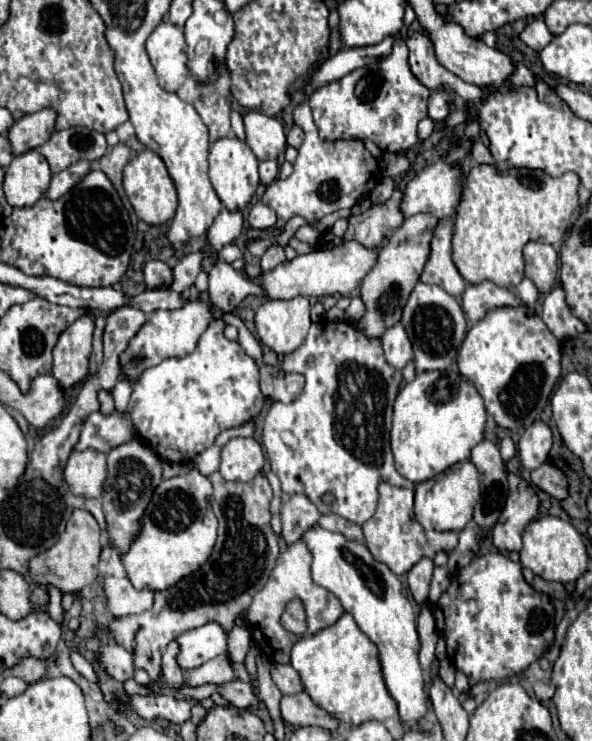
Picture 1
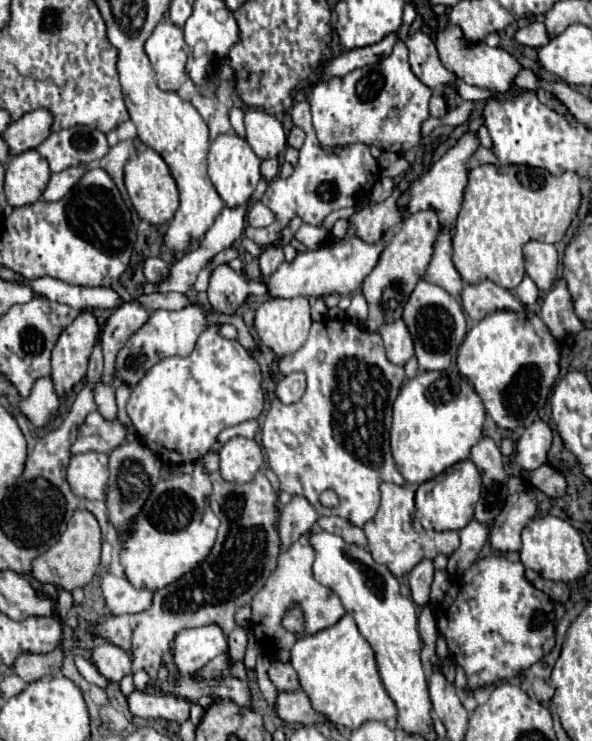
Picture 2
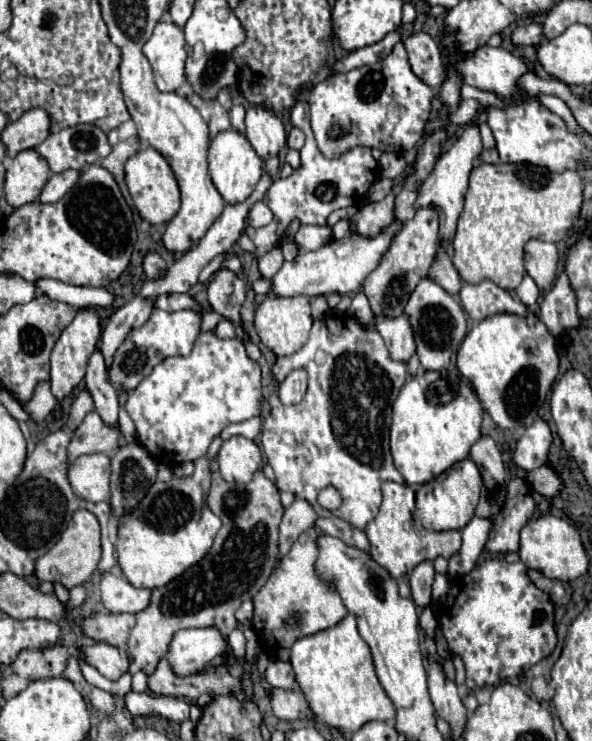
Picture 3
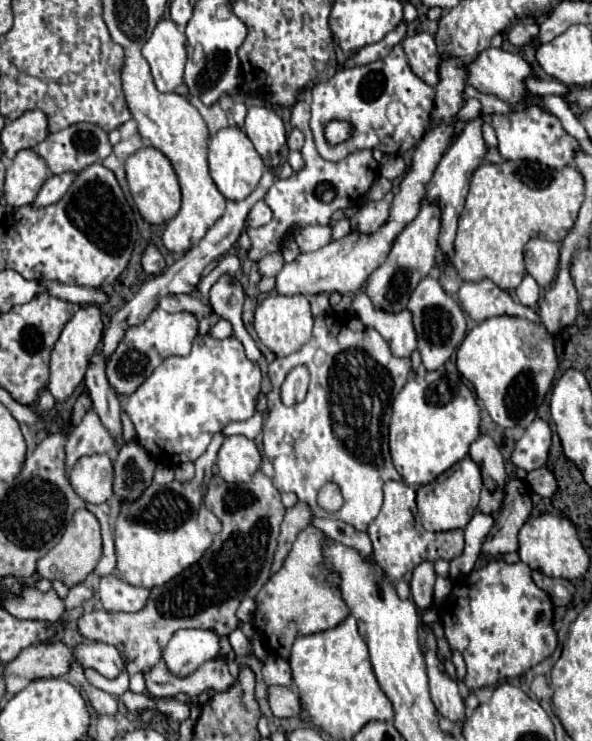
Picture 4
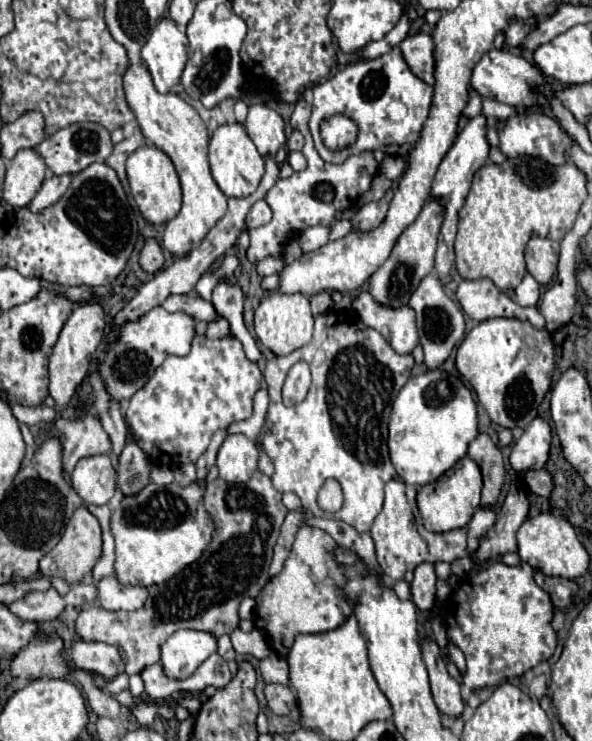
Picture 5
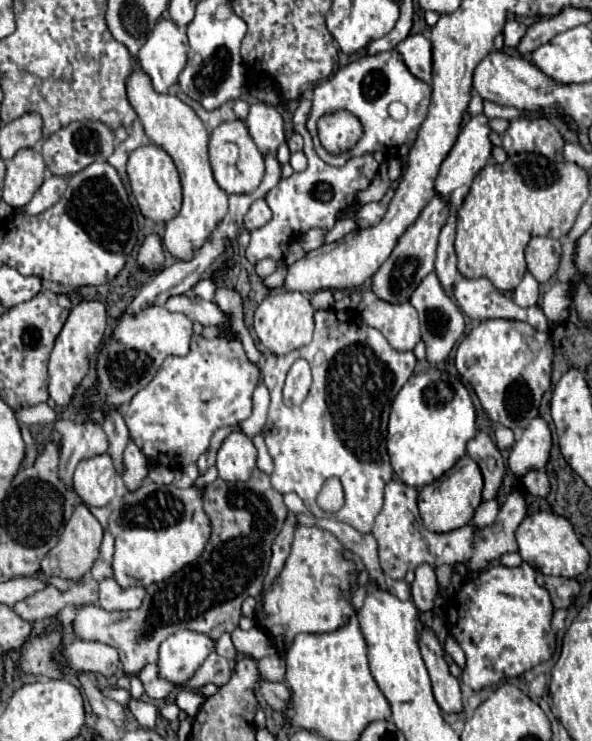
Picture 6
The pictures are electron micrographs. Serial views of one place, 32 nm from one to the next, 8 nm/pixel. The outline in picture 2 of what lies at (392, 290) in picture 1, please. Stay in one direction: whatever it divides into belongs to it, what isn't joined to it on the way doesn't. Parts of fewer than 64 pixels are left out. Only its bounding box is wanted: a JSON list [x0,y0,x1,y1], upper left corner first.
[360,210,438,332]

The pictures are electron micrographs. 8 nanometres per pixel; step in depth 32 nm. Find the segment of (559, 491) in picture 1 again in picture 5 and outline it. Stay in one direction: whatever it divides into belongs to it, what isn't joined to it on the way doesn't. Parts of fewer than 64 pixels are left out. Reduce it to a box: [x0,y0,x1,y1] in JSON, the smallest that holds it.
[524,468,554,498]

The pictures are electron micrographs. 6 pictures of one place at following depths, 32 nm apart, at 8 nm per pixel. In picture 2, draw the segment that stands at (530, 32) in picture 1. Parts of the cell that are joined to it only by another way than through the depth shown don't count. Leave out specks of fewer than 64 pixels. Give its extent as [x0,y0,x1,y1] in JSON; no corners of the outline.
[516,22,550,48]

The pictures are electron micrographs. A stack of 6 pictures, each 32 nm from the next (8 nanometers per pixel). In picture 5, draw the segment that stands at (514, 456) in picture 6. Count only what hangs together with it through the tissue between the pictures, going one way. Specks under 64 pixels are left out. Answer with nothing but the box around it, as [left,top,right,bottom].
[510,418,552,472]

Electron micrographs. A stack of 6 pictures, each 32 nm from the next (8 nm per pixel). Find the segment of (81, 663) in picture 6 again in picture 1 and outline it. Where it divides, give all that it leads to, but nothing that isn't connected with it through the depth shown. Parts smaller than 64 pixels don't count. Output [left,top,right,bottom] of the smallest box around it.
[100,644,134,682]

